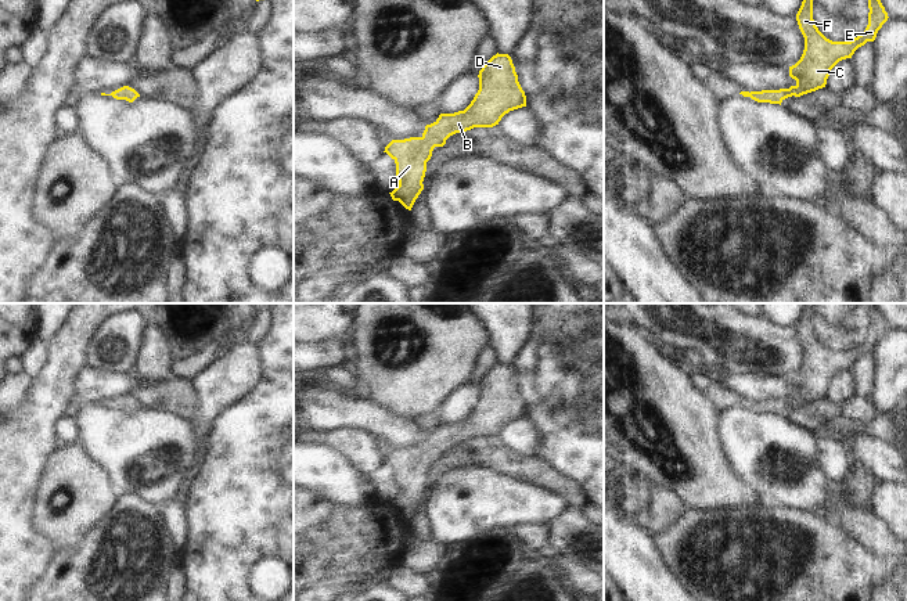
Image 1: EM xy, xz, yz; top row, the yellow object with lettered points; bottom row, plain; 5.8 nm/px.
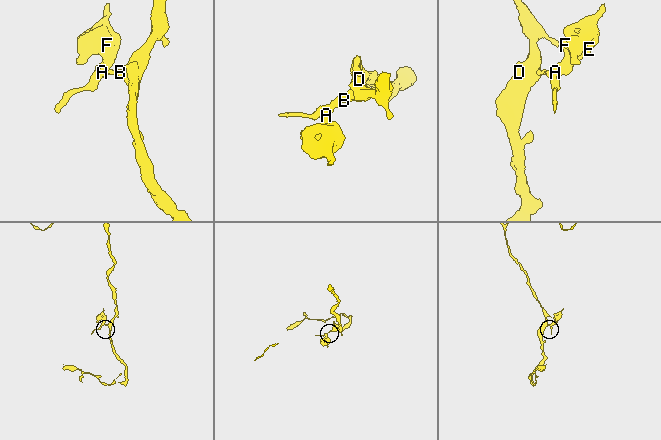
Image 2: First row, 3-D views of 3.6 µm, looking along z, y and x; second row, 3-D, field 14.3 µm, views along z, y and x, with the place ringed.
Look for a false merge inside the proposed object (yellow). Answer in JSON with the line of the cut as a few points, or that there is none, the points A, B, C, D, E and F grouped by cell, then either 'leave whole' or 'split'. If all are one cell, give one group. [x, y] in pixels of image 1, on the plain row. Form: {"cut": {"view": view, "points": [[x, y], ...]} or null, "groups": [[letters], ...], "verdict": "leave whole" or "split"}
{"cut": null, "groups": [["A", "B", "C", "D", "E", "F"]], "verdict": "leave whole"}

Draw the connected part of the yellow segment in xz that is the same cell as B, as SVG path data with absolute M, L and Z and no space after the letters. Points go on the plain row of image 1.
M508 364L493 366L482 377L478 388L479 400L464 421L440 424L433 433L425 436L421 447L392 450L385 457L384 463L395 471L399 487L399 496L389 504L406 519L411 521L424 500L426 472L435 457L443 457L456 443L493 438L510 421L526 417L525 402Z

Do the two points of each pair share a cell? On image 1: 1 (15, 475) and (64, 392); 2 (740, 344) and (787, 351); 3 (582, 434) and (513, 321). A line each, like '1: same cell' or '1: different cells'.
1: same cell
2: same cell
3: different cells

